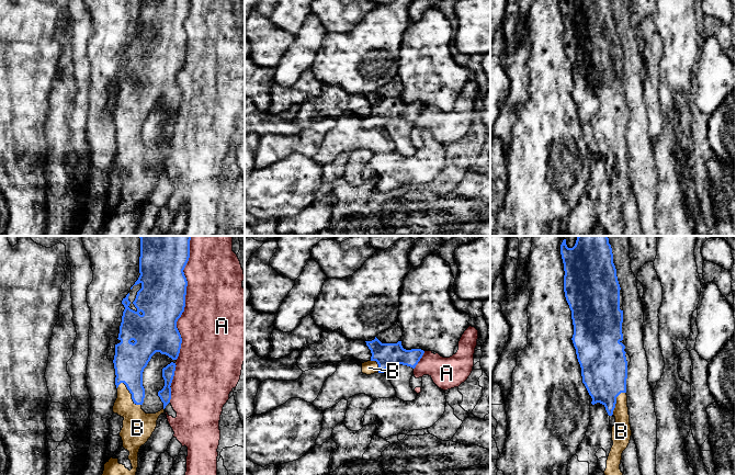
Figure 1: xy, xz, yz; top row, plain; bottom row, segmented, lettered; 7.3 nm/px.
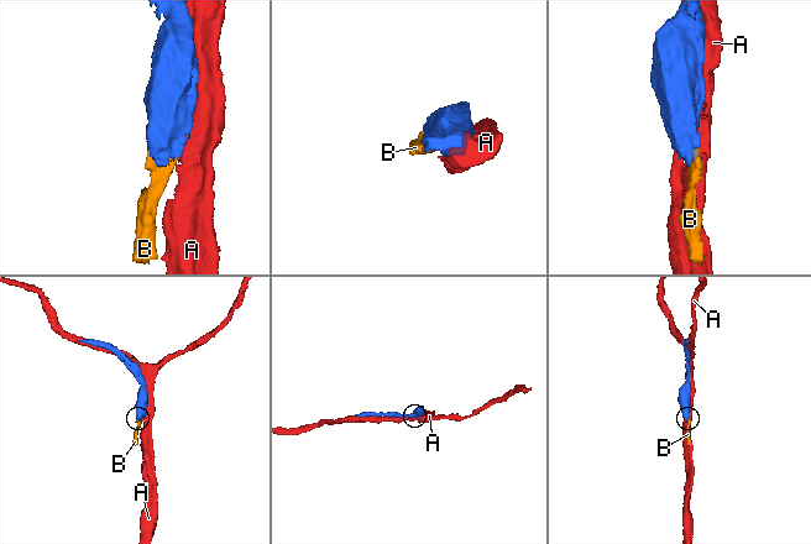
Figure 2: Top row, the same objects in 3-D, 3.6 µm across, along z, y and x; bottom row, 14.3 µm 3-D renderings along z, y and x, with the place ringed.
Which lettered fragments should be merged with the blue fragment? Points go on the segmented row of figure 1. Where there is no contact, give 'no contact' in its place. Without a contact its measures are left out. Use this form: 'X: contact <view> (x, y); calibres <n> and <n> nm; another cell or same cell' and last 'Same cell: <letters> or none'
A: contact xy (184, 297); calibres 340 and 460 nm; another cell
B: contact xy (132, 395); calibres 240 and 220 nm; same cell
Same cell: B

